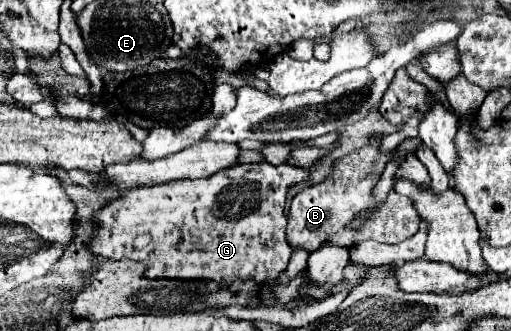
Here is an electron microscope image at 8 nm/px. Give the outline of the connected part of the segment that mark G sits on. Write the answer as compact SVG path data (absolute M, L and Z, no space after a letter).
M241 164L241 166L233 166L227 170L219 170L209 178L197 178L197 180L179 180L179 182L171 182L171 184L159 184L159 186L151 186L151 188L133 188L123 192L121 198L111 200L105 208L101 208L99 212L95 212L95 218L99 220L99 226L93 230L93 236L89 240L89 252L101 258L111 258L111 260L121 260L121 258L129 258L129 260L137 260L145 264L145 276L147 278L183 278L183 280L215 280L221 286L229 286L233 278L255 278L257 282L263 282L265 278L277 278L279 272L283 272L289 264L291 258L291 246L285 238L285 230L287 230L287 218L284 214L285 198L291 186L309 180L309 170L301 168L301 166L289 166L289 164Z

